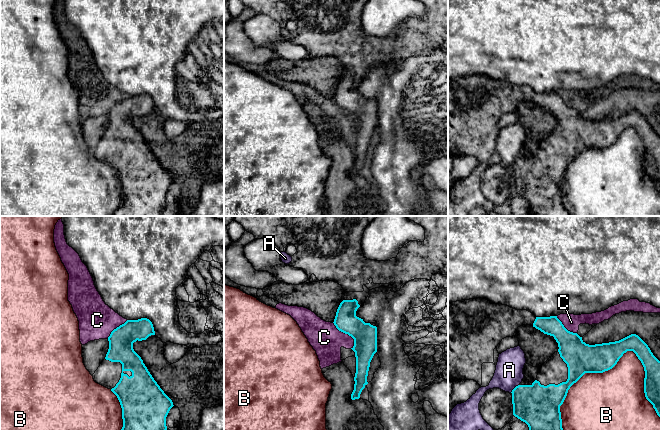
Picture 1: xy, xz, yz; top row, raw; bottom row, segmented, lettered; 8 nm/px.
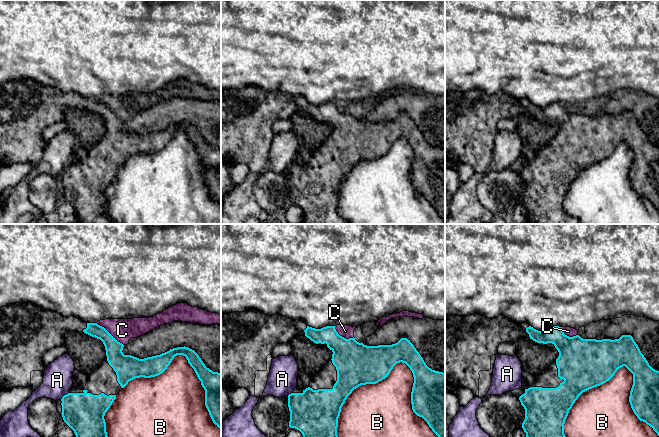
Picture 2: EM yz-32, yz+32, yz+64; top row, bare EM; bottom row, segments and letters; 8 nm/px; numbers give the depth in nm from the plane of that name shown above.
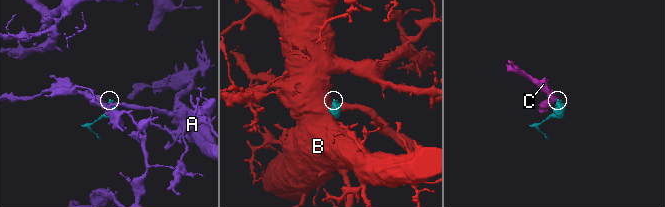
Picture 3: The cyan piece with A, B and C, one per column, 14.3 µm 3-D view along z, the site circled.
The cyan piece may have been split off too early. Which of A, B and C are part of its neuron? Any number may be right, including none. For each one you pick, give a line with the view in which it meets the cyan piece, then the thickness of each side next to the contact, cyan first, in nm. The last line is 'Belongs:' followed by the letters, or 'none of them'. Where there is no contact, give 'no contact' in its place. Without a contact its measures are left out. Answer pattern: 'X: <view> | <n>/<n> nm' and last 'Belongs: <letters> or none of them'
Belongs: none of them

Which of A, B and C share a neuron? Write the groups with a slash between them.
A / B / C

